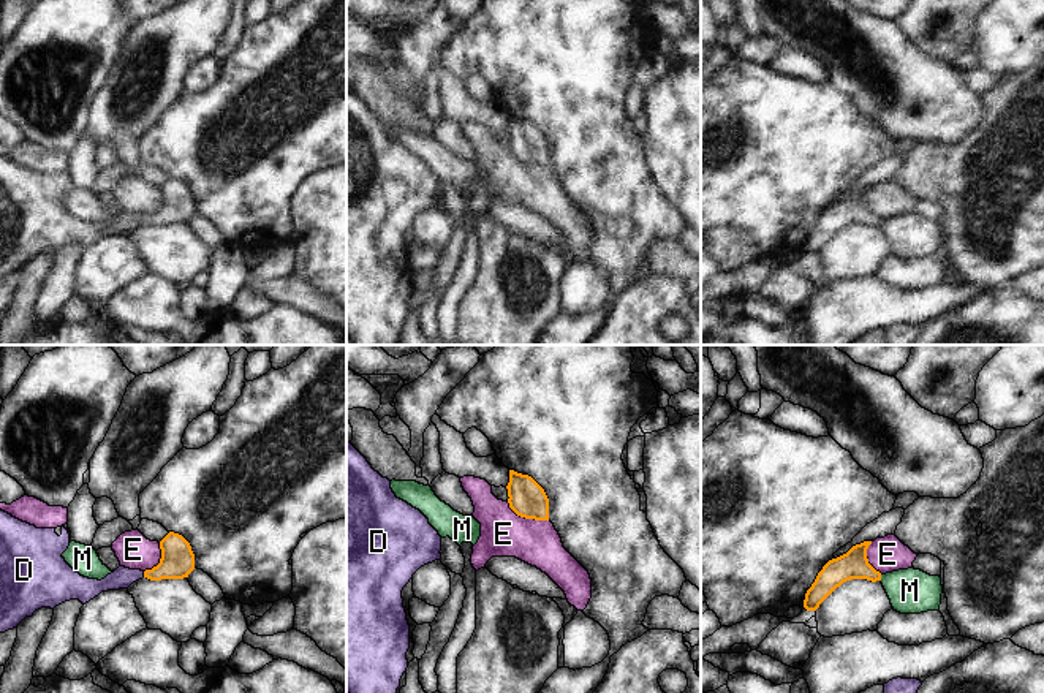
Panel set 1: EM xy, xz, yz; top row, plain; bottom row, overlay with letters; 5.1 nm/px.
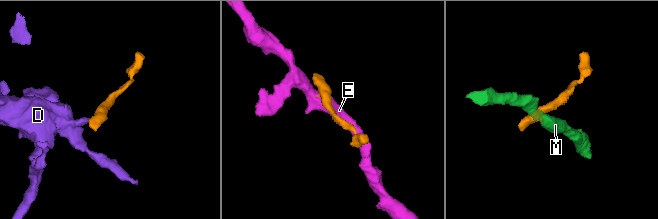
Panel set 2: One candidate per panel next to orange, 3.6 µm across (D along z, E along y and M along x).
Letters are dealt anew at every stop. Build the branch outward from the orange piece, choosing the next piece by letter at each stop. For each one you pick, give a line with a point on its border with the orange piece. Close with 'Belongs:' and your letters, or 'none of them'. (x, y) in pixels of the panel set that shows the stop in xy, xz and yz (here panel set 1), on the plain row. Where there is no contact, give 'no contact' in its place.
D: meets orange in xy at (144, 220)
Belongs: D

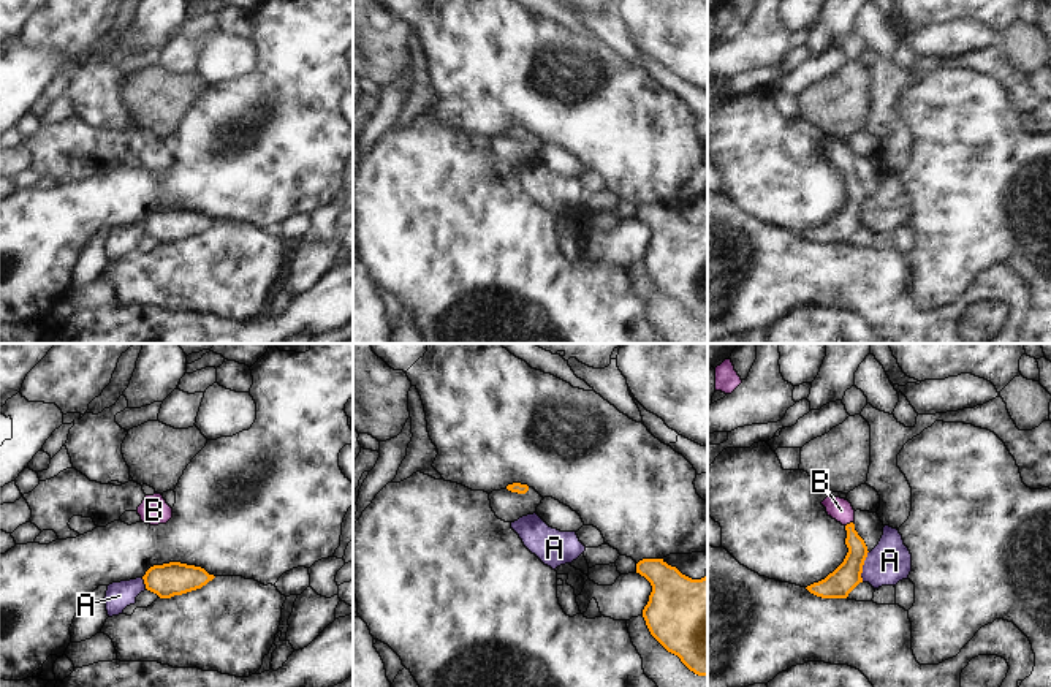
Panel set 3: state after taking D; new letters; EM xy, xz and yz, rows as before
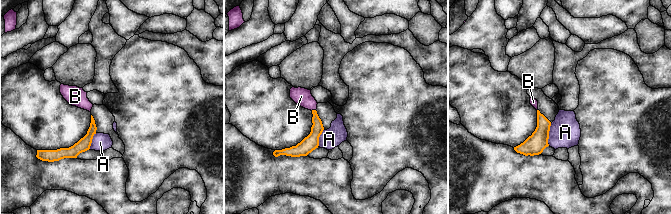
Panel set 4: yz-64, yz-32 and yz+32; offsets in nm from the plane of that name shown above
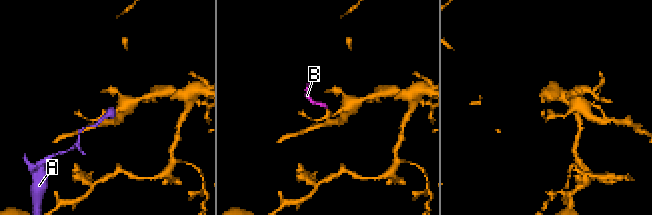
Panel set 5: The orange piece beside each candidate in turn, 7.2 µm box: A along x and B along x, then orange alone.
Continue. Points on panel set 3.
B: meets orange in yz at (850, 168)
Belongs: B

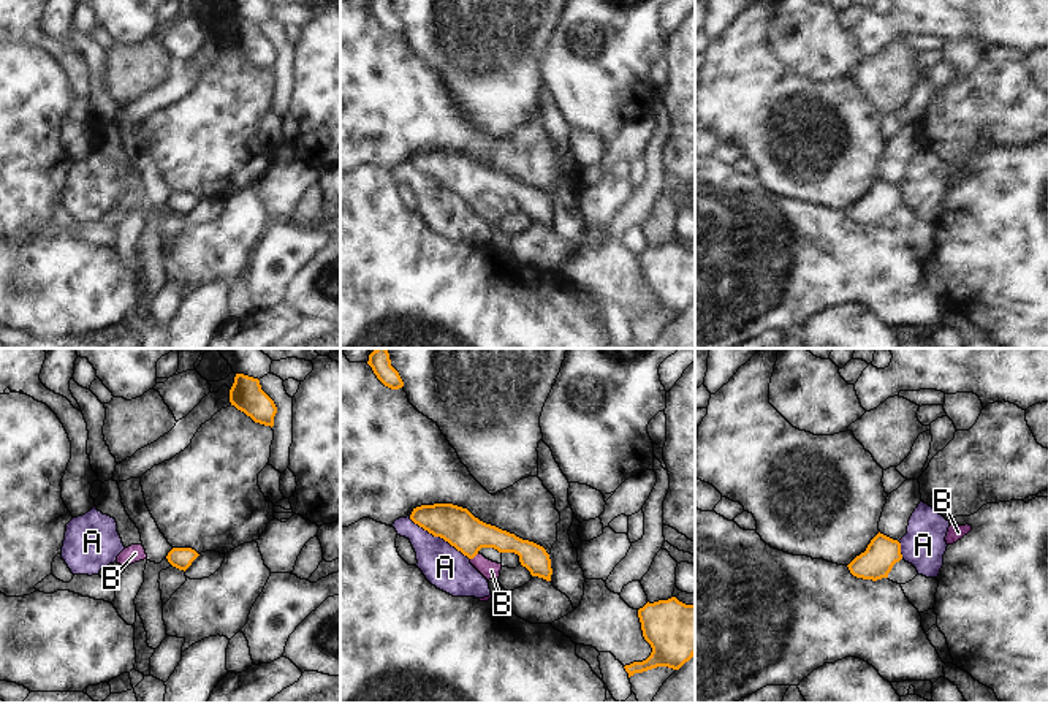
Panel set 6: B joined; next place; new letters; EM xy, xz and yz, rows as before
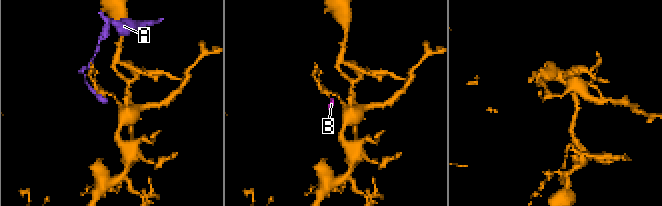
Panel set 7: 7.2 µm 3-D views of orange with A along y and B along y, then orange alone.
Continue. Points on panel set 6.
B: meets orange in xz at (474, 201)
Belongs: B

